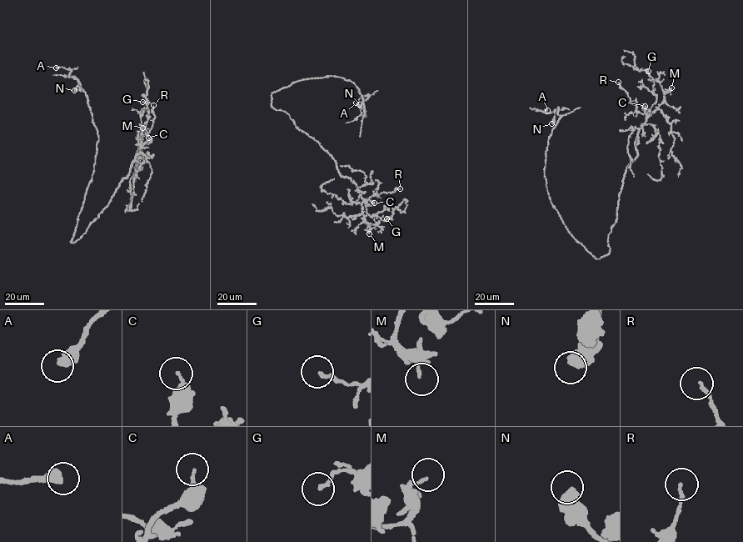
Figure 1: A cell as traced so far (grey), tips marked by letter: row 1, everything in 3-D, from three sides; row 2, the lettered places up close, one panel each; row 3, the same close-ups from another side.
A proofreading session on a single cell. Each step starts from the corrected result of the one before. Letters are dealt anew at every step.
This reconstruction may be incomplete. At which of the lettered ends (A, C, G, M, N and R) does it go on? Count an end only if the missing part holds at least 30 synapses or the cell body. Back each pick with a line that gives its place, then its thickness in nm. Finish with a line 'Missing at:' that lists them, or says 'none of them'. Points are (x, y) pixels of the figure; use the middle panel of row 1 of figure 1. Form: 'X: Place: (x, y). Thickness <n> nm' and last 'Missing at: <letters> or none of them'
Missing at: none of them

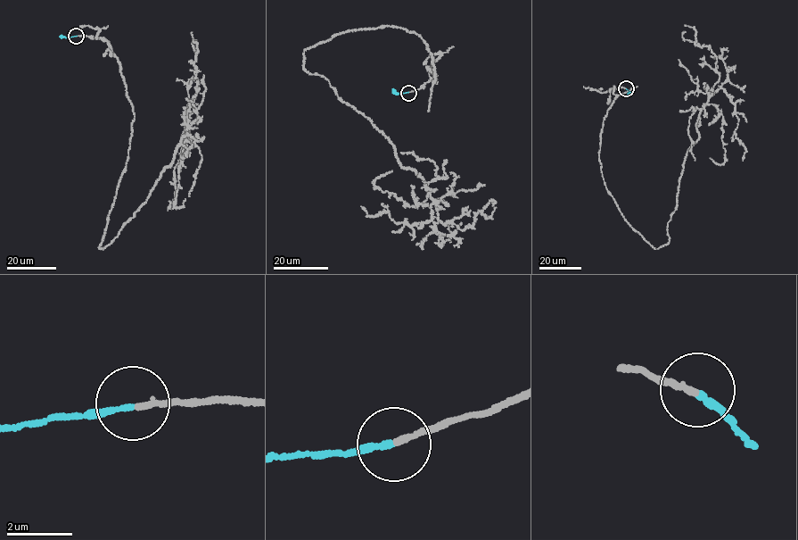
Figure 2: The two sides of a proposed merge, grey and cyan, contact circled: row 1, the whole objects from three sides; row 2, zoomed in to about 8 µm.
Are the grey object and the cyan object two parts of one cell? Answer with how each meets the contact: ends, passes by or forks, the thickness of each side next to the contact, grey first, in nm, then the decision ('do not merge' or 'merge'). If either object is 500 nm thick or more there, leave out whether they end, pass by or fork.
grey ends there; cyan ends there; 170 nm thick on the grey side, 170 nm on the other; merge

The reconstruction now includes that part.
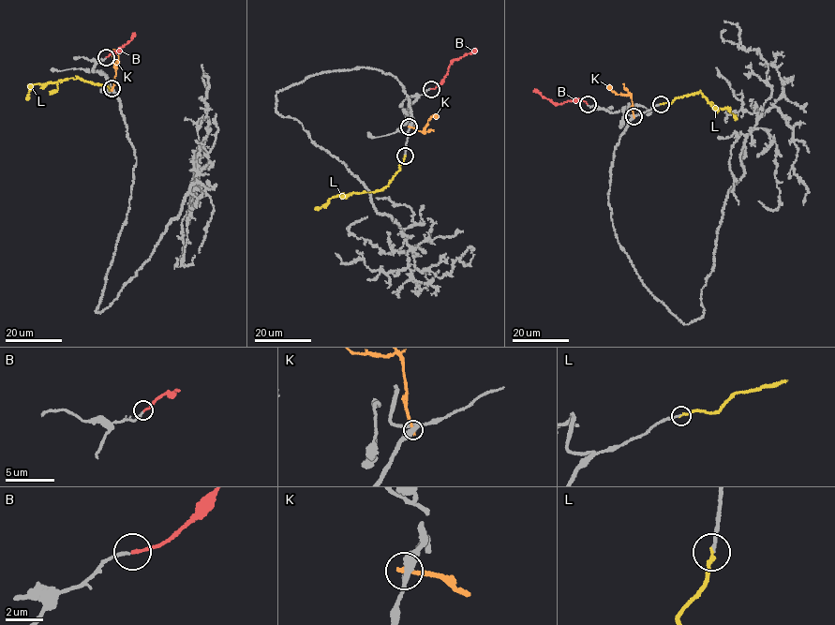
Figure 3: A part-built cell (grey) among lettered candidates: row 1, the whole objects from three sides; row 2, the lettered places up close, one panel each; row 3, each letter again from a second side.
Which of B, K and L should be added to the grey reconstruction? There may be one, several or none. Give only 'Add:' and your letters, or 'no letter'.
Add: B

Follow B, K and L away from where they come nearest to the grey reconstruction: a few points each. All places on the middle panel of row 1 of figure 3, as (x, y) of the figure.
B: (431, 89), (441, 82), (453, 60), (476, 49)
K: (409, 126), (423, 132), (428, 120), (438, 114)
L: (404, 156), (398, 171), (386, 186), (373, 192), (354, 192), (330, 198), (326, 204), (315, 209)

